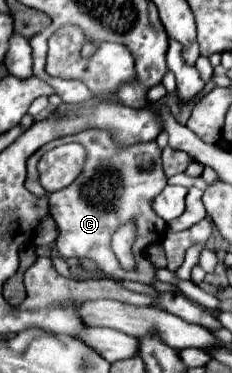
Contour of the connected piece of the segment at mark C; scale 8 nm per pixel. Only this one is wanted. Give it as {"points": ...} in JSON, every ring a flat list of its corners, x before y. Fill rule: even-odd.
{"points":[[89,129,77,135,63,137,59,141,51,141,43,145,35,155,27,159,27,179,25,187,35,193,35,195,45,195,45,189,39,183,39,173,37,173,37,163,43,157,43,153,63,145,63,143,81,143,87,149,87,161,83,167,83,173,63,191,55,191,49,197,51,203,51,217,55,219,59,227,59,237,57,237,57,251,63,259,91,259,97,263,97,267,113,277,119,279,129,279,129,281,139,281,139,283,151,283,155,267,149,263,145,257,145,249,151,243,159,243,165,237,165,221,155,215,151,201,155,195,163,191,167,185,167,177,163,175,161,167,161,149,157,147,155,141,151,143,139,143,133,147,117,149,109,137,107,131,101,129],[125,223,135,223,135,243,133,243,133,253,137,261,145,261,145,265,135,265,135,269,127,271,119,265,115,253,111,251,111,237,113,233,125,225]]}

